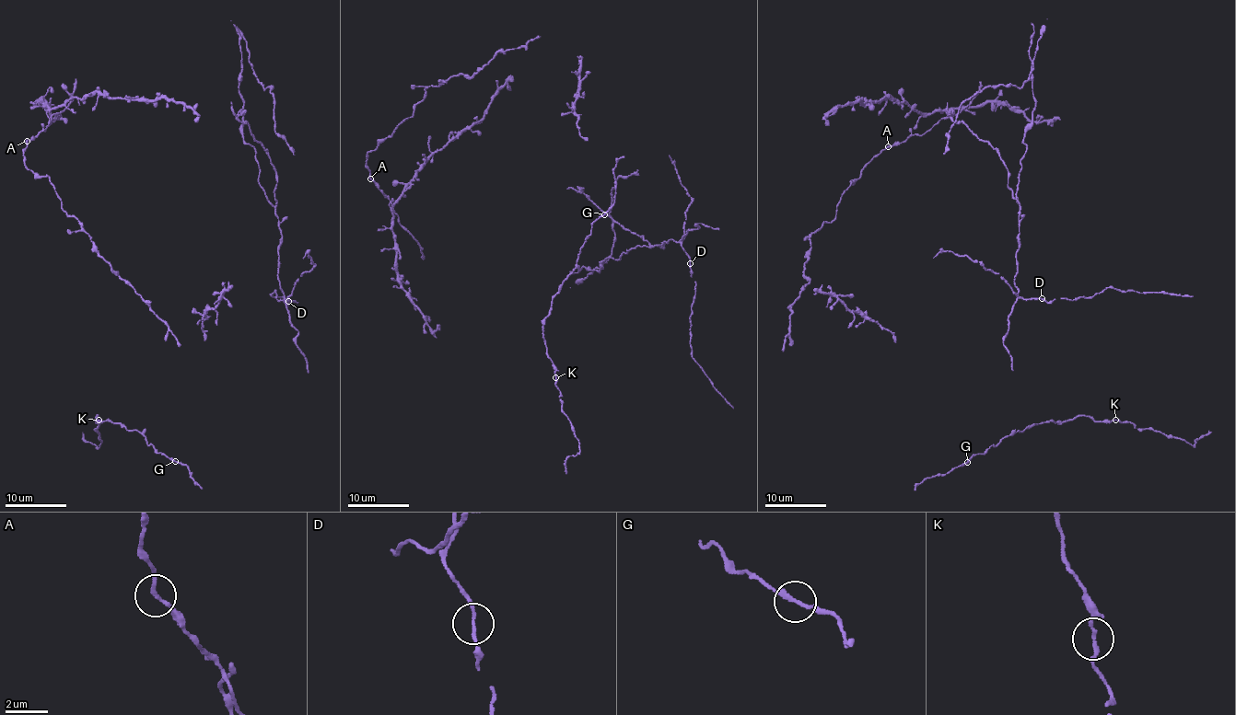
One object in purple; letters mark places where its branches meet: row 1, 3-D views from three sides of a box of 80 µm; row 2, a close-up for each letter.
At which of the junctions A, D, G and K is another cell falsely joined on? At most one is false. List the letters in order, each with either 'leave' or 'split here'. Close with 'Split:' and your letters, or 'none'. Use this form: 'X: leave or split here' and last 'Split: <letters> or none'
A: leave
D: leave
G: leave
K: leave
Split: none

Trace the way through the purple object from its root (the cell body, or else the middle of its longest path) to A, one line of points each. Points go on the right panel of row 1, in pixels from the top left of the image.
A: (837, 207), (842, 193), (857, 180), (861, 169), (889, 146)

